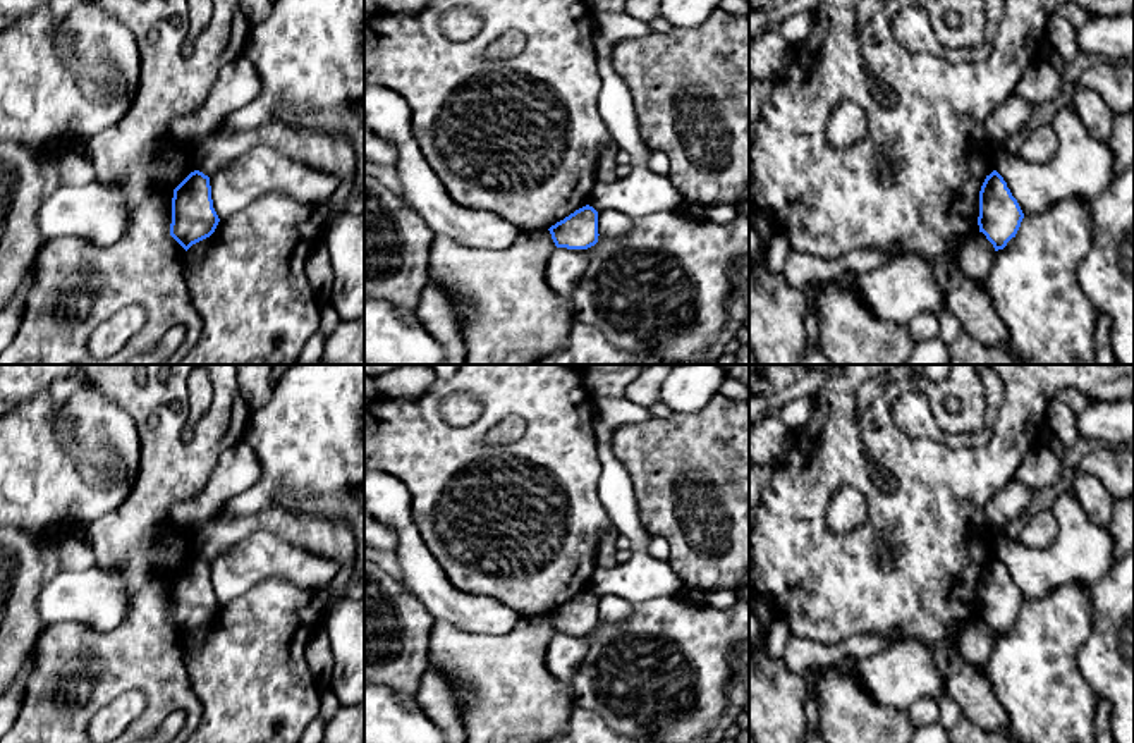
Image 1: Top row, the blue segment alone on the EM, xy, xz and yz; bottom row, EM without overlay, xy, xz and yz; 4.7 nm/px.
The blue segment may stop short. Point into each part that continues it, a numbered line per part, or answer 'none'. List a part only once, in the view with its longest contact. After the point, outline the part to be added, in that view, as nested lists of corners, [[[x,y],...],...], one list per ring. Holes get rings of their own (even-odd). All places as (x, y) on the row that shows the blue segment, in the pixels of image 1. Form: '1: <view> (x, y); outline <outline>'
none

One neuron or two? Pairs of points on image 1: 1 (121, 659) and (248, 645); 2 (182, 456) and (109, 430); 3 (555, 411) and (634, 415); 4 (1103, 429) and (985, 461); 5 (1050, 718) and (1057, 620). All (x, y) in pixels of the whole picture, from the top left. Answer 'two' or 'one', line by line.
1: two
2: two
3: two
4: two
5: one

